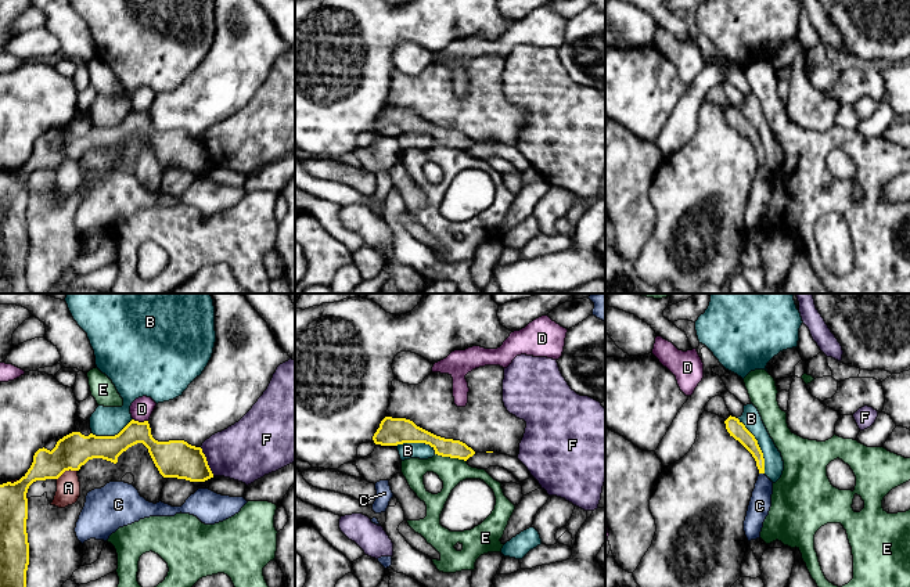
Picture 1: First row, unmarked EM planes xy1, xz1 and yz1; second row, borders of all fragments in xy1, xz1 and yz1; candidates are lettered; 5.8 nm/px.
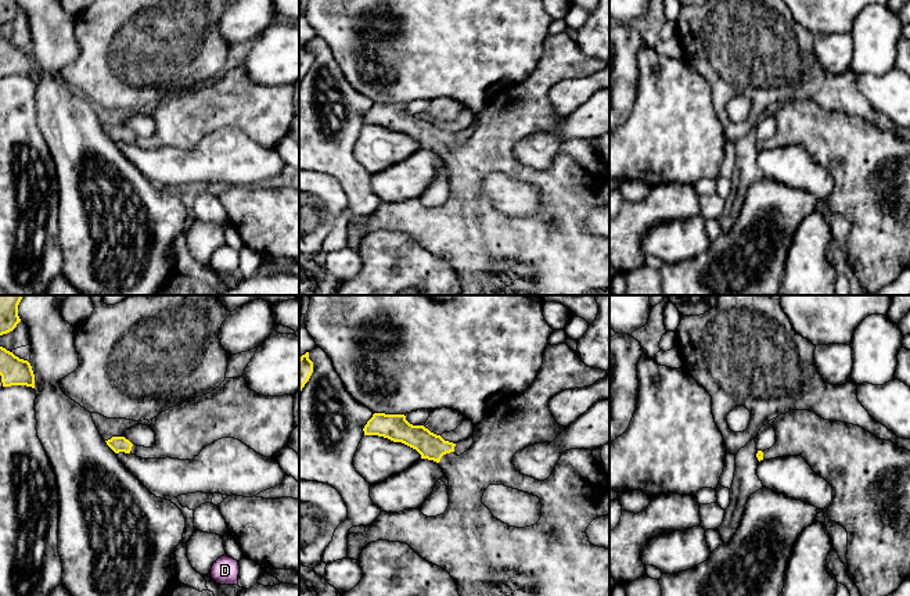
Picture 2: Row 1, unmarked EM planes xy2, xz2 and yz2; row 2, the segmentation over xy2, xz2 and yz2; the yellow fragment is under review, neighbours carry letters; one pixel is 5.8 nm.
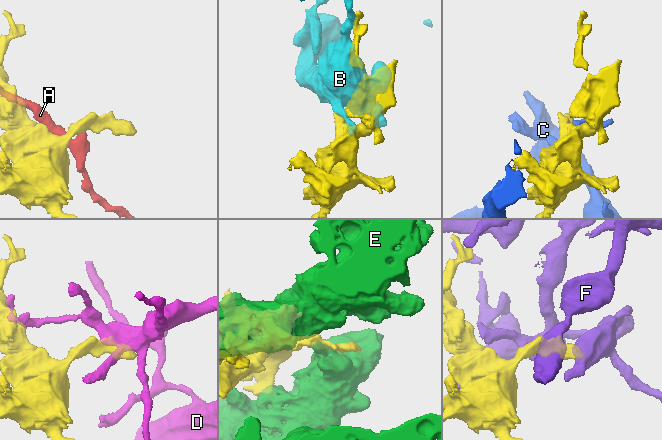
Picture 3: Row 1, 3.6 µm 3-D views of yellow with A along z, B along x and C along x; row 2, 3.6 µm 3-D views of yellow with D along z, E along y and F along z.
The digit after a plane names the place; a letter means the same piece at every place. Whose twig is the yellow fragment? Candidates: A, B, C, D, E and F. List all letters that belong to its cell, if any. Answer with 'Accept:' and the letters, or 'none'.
Accept: none

